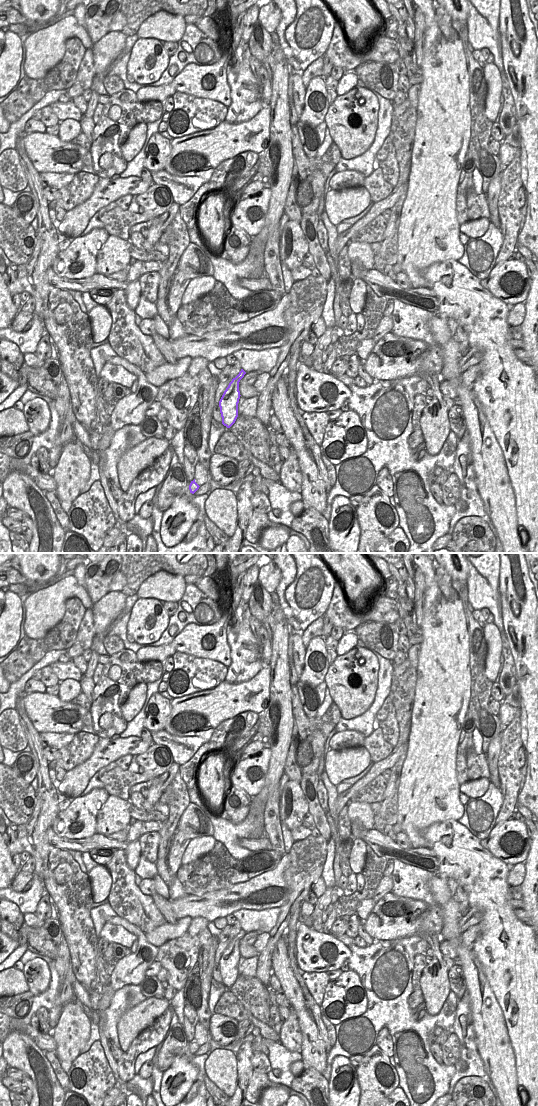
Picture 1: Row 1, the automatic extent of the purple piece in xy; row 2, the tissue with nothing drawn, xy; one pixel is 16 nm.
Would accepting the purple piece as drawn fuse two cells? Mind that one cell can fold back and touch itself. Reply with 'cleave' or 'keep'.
keep

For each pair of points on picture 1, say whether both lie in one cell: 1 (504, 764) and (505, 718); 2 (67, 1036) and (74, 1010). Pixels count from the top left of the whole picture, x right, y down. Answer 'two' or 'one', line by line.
1: two
2: one

